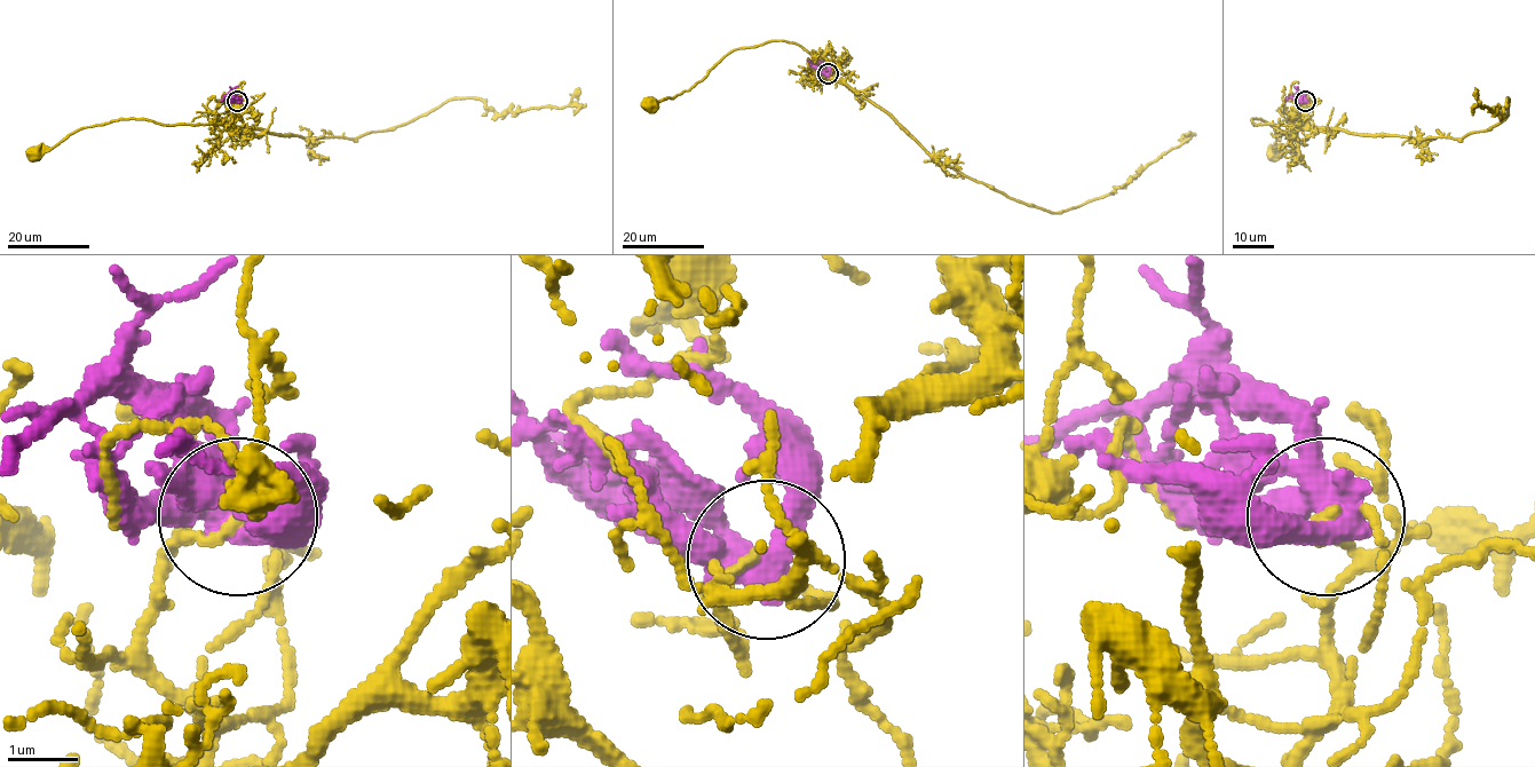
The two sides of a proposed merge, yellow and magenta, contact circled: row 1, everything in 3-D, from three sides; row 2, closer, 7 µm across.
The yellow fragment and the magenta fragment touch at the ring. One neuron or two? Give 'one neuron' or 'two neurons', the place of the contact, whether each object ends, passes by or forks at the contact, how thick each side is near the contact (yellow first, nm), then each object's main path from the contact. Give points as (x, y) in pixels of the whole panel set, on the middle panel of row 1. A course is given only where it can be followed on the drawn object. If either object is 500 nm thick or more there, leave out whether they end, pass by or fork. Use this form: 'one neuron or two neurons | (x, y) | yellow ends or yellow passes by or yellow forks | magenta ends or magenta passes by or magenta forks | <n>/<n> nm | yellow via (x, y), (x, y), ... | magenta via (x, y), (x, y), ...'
two neurons | (828, 73) | yellow ends | magenta forks | 120/440 nm | yellow via (828, 73), (885, 110), (939, 160), (1007, 196), (1052, 213), (1123, 186), (1177, 148), (1184, 135) | magenta via (828, 73), (807, 60)

